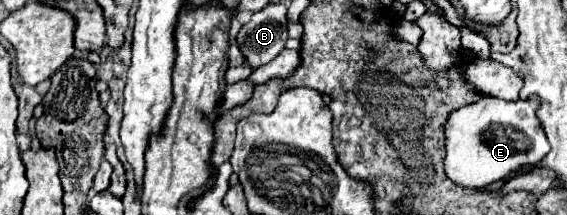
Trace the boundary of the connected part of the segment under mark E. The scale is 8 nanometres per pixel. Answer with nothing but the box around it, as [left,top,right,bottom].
[445,94,549,188]

